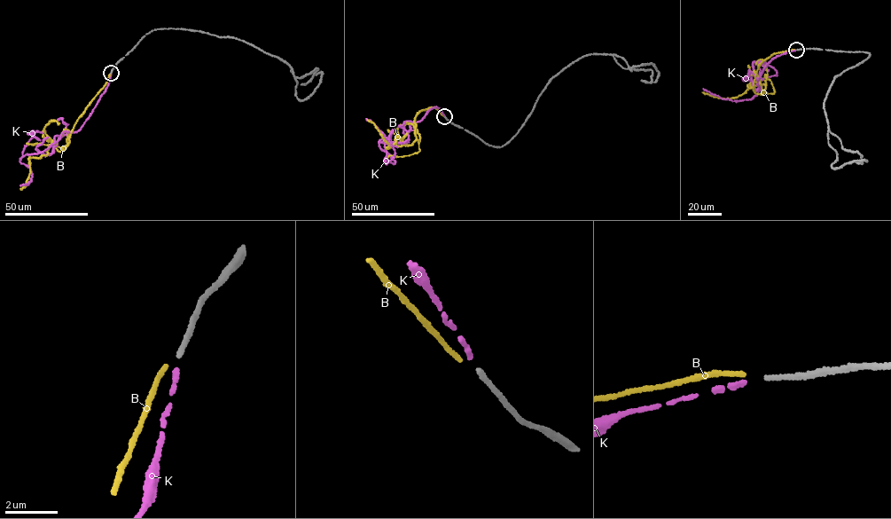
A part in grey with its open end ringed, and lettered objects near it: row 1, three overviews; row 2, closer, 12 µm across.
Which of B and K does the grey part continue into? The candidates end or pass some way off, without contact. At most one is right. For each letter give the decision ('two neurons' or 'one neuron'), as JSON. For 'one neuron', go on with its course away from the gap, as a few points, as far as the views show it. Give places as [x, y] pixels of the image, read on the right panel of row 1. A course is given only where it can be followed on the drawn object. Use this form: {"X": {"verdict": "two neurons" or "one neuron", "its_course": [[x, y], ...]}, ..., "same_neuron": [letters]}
{"B": {"verdict": "two neurons"}, "K": {"verdict": "one neuron", "its_course": [[795, 50], [771, 58], [758, 79], [751, 71], [742, 78], [761, 88], [751, 98], [722, 98], [703, 88]]}, "same_neuron": ["K"]}

